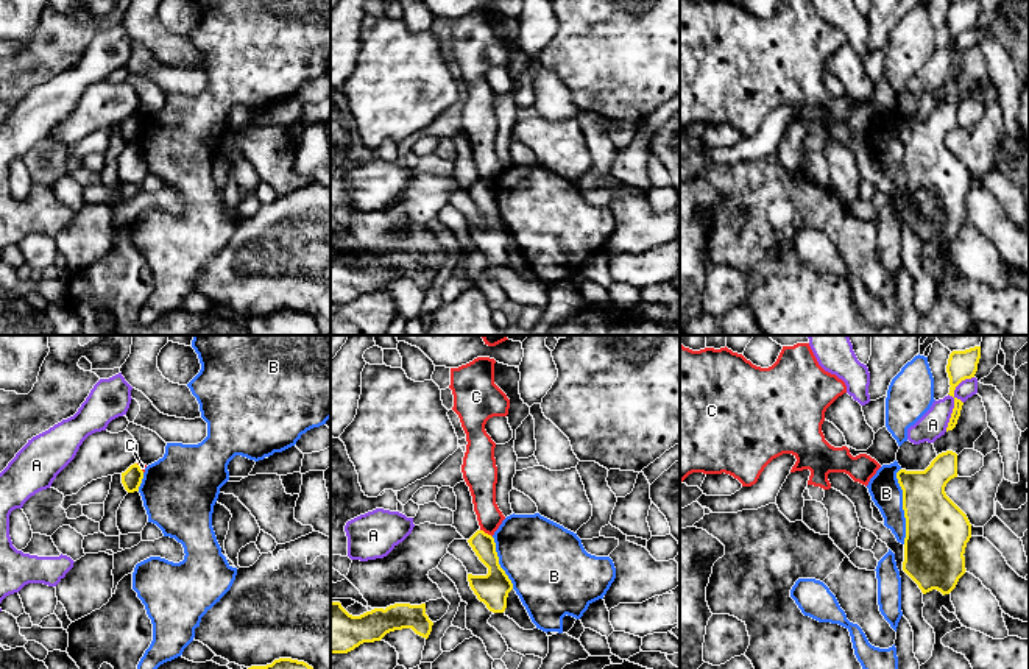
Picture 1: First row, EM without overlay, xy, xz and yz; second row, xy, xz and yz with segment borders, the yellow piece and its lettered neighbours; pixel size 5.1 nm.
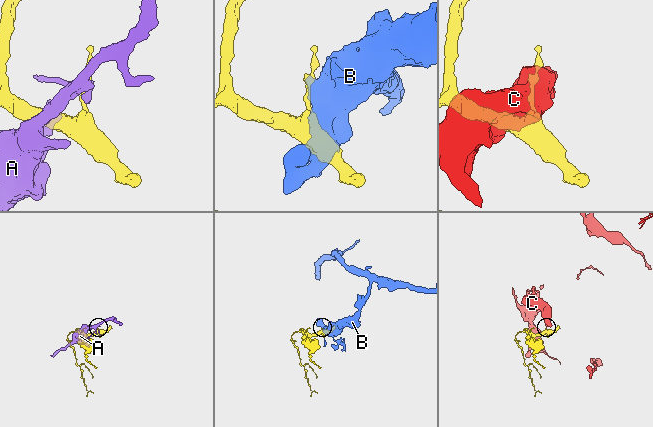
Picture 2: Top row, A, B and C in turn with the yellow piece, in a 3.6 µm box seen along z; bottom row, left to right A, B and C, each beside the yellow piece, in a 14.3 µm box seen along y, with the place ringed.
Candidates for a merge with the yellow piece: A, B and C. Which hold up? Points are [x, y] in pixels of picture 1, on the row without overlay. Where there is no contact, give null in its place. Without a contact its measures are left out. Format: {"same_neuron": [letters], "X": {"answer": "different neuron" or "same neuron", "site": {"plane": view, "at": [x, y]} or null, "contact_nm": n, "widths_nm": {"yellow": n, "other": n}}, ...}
{"same_neuron": [], "A": {"answer": "different neuron", "site": {"plane": "yz", "at": [954, 52]}, "contact_nm": 320, "widths_nm": {"yellow": 150, "other": 150}}, "B": {"answer": "different neuron", "site": {"plane": "yz", "at": [903, 156]}, "contact_nm": 400, "widths_nm": {"yellow": 320, "other": 160}}, "C": {"answer": "different neuron", "site": {"plane": "xz", "at": [487, 184]}, "contact_nm": 80, "widths_nm": {"yellow": 120, "other": 140}}}

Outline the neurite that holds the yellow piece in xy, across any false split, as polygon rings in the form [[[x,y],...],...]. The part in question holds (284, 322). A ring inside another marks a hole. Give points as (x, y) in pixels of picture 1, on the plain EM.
[[[279,309],[246,320],[249,335],[320,335],[316,323],[304,312]]]

